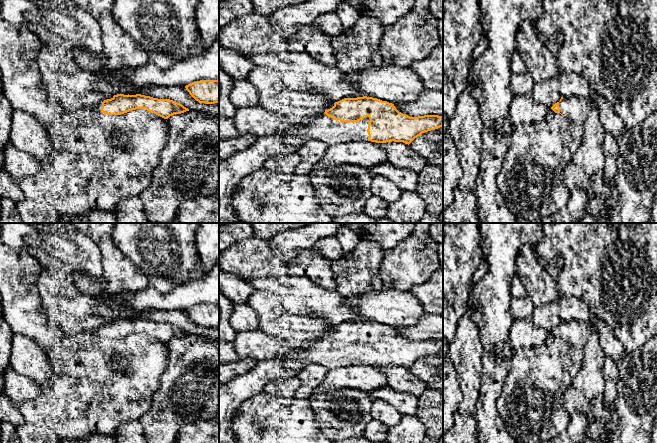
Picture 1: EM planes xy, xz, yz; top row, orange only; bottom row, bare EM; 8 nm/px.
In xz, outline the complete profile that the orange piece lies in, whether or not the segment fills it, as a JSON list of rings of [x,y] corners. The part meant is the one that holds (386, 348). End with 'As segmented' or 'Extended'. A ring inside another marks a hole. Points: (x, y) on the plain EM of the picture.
[[[357,321],[344,322],[334,327],[334,330],[325,334],[320,340],[297,349],[291,349],[281,358],[287,368],[304,368],[313,363],[320,363],[328,369],[335,368],[337,361],[335,360],[335,352],[341,346],[358,346],[365,341],[369,341],[368,347],[368,365],[376,367],[386,367],[390,365],[403,366],[410,368],[415,362],[422,357],[438,353],[443,350],[443,340],[424,339],[418,341],[410,341],[399,336],[394,328],[382,325],[373,321]]]. Extended

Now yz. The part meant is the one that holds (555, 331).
[[[571,320],[569,322],[561,321],[560,325],[555,327],[551,333],[572,345],[583,347],[589,331],[585,322]]]. Extended

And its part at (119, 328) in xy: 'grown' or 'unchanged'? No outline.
grown

